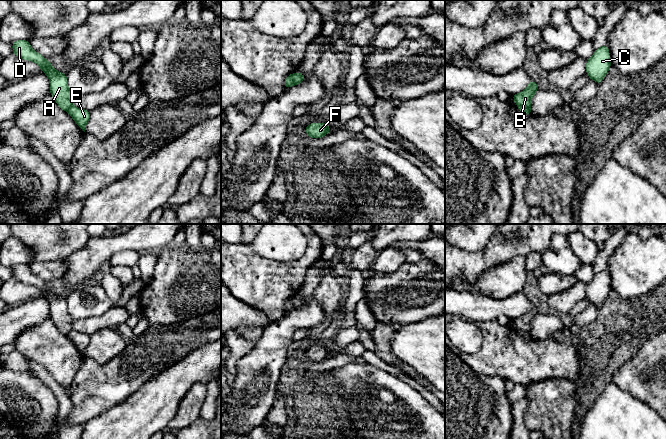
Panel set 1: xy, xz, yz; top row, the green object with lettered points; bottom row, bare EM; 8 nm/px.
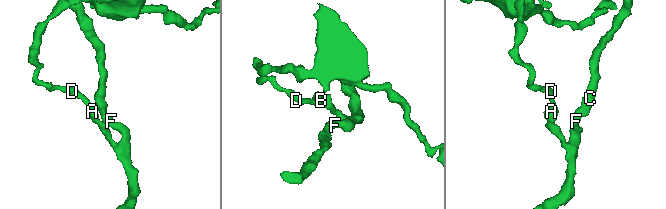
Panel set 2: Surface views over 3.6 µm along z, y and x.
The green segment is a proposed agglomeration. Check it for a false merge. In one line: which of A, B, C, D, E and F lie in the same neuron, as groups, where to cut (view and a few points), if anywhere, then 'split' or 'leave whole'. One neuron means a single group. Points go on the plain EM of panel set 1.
A B D / C E F; cut in yz along (518, 331), (524, 331), (529, 334); split

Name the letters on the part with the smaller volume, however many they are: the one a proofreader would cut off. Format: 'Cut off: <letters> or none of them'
Cut off: C, E, F

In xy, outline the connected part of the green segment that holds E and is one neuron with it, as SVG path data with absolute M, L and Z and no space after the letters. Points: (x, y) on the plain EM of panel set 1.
M71 330L68 337L73 342L75 347L85 356L86 348L90 343L90 335Z

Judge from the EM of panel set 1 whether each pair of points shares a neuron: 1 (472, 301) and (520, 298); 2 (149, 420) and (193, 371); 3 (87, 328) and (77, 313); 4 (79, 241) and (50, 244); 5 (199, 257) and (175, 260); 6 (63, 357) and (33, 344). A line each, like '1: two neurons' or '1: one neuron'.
1: one neuron
2: one neuron
3: two neurons
4: one neuron
5: one neuron
6: one neuron

